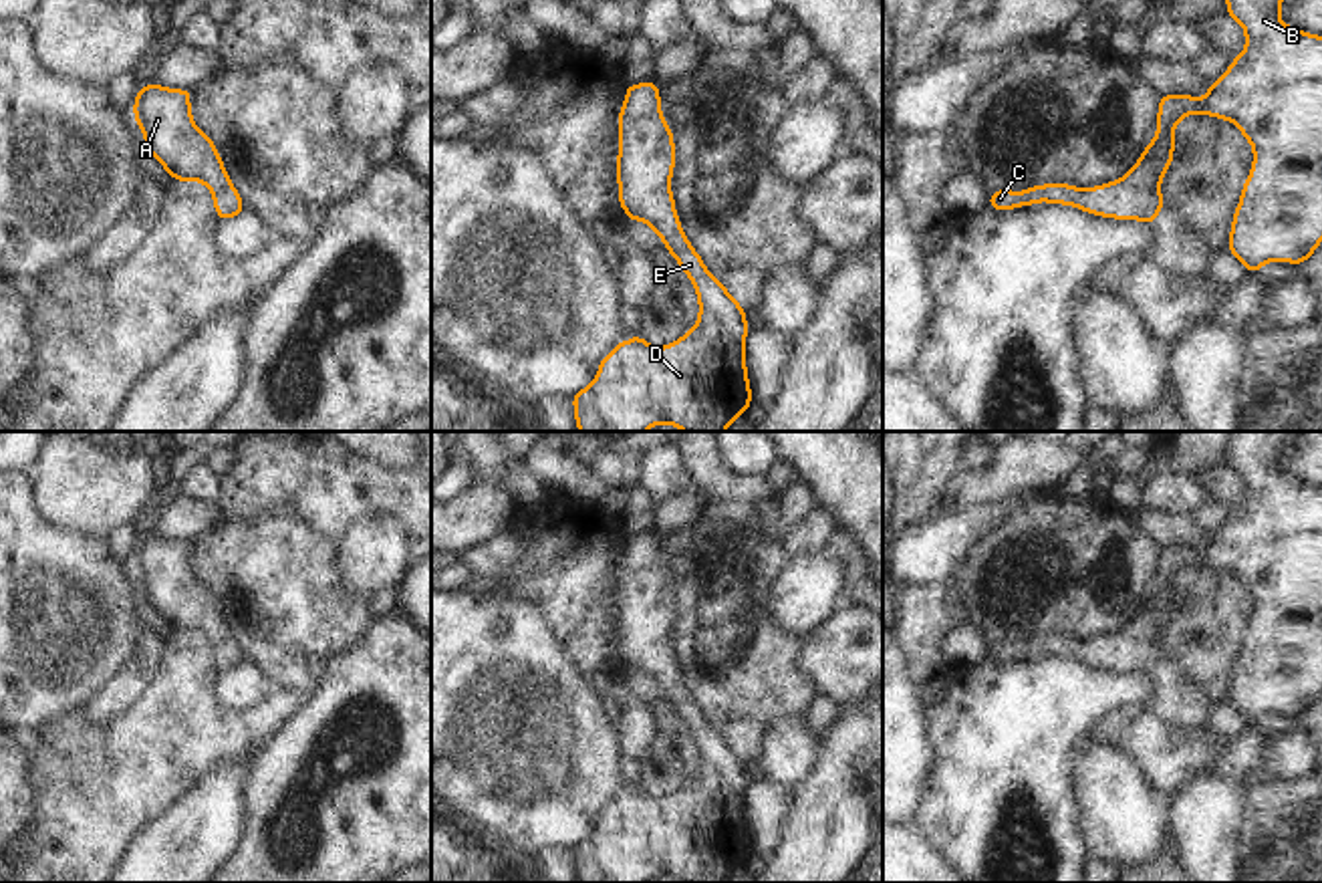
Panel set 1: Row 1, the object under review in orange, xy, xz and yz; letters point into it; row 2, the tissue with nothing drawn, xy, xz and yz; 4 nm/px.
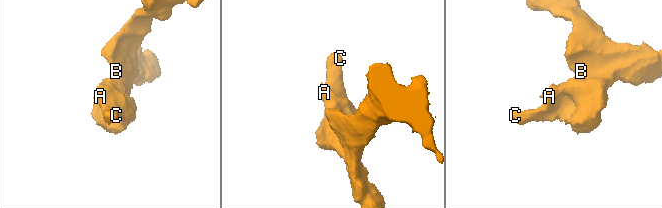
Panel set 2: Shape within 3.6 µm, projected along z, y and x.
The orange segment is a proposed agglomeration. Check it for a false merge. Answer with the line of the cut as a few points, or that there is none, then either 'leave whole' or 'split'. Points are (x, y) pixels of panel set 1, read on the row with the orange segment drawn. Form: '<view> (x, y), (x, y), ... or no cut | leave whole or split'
no cut | leave whole

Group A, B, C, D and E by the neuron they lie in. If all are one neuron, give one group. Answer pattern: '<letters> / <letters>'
A B C D E

